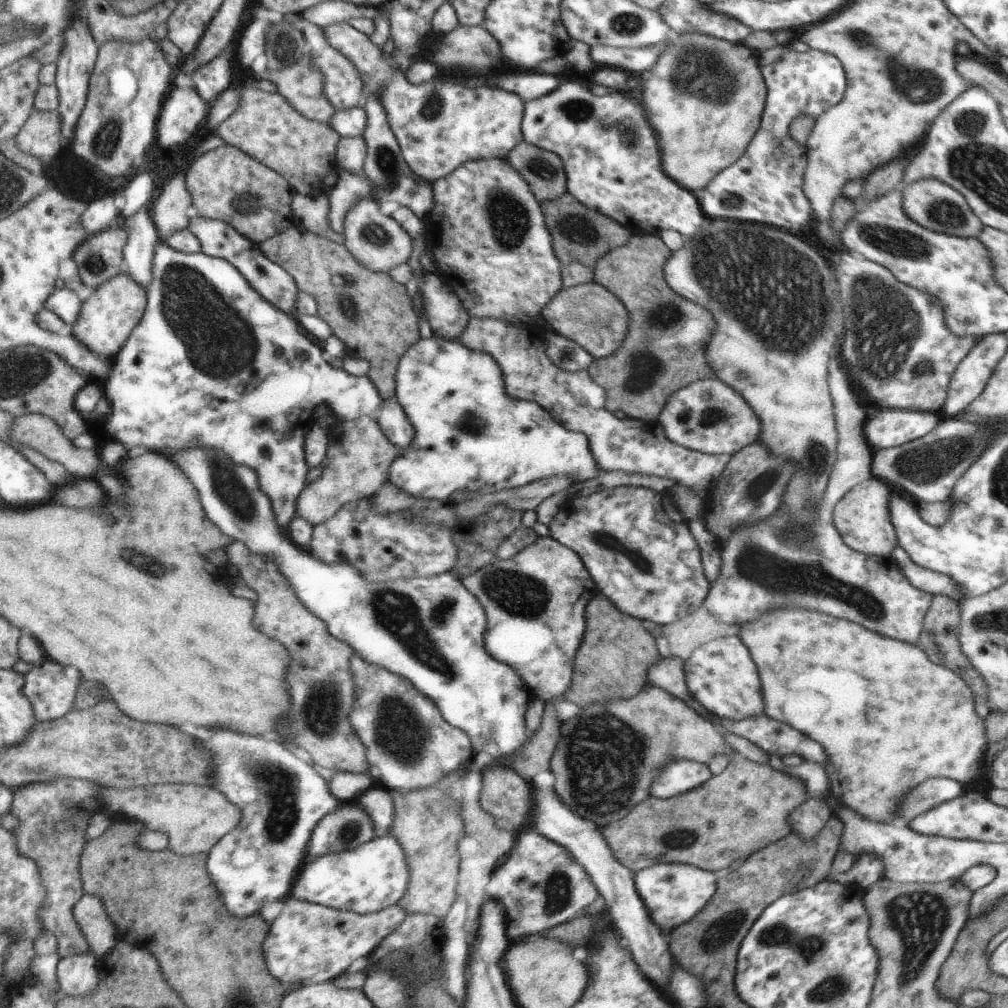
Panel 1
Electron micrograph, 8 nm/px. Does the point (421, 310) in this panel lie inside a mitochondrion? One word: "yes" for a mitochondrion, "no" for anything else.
no

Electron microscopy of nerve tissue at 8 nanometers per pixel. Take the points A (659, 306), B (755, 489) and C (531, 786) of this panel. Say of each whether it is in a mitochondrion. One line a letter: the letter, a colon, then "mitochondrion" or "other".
A: mitochondrion
B: mitochondrion
C: other

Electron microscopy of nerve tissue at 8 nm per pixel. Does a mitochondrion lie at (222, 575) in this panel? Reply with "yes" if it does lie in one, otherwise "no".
no

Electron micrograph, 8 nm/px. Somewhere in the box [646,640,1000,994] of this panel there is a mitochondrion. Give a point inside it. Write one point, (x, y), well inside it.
(931, 914)

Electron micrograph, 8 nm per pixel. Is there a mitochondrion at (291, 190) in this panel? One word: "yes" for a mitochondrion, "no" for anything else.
no

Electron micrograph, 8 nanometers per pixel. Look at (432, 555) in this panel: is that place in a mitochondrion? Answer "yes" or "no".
no

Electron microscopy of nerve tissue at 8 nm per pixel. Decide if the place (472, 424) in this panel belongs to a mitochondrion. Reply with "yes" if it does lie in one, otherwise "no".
yes

